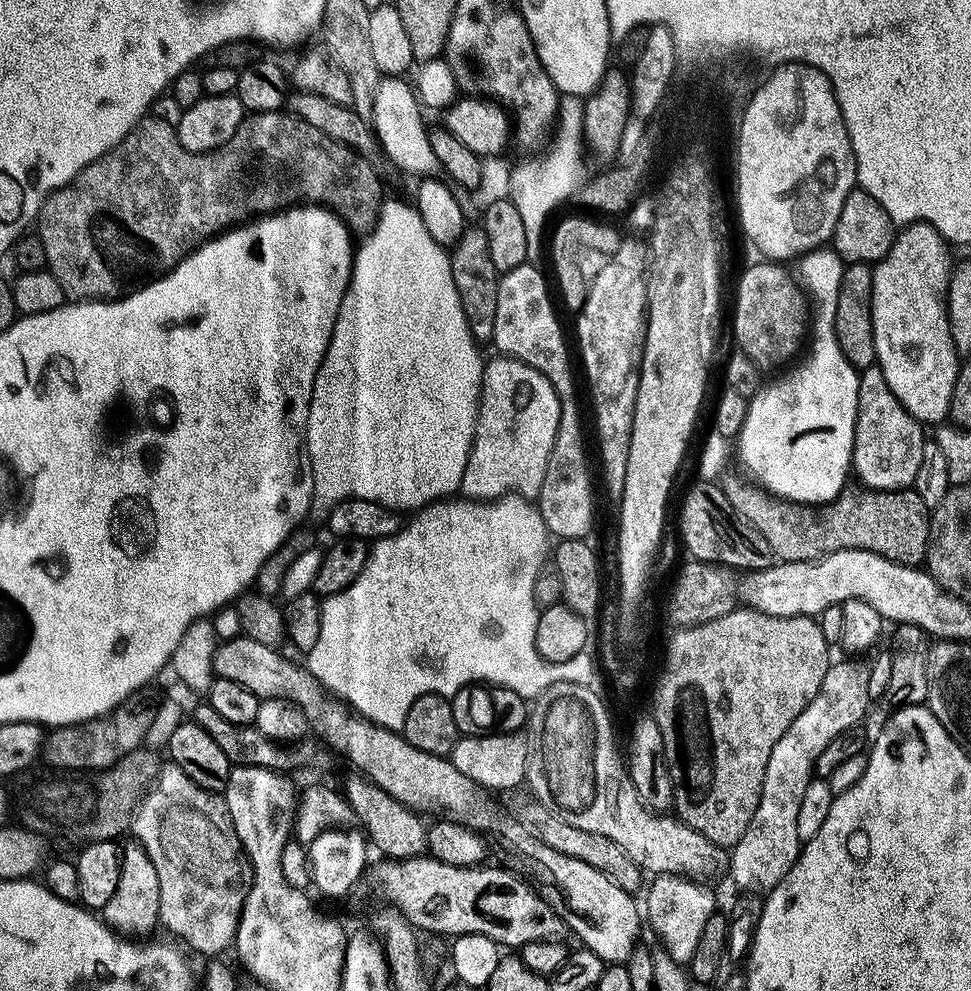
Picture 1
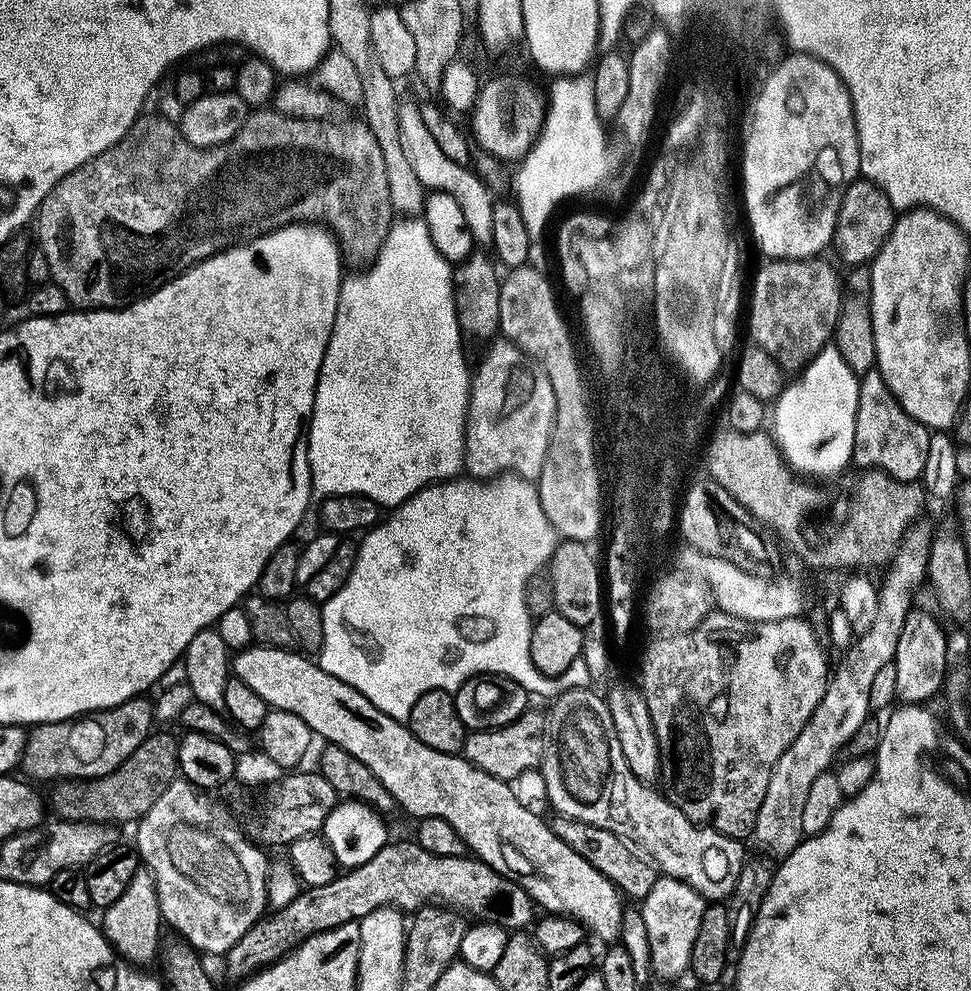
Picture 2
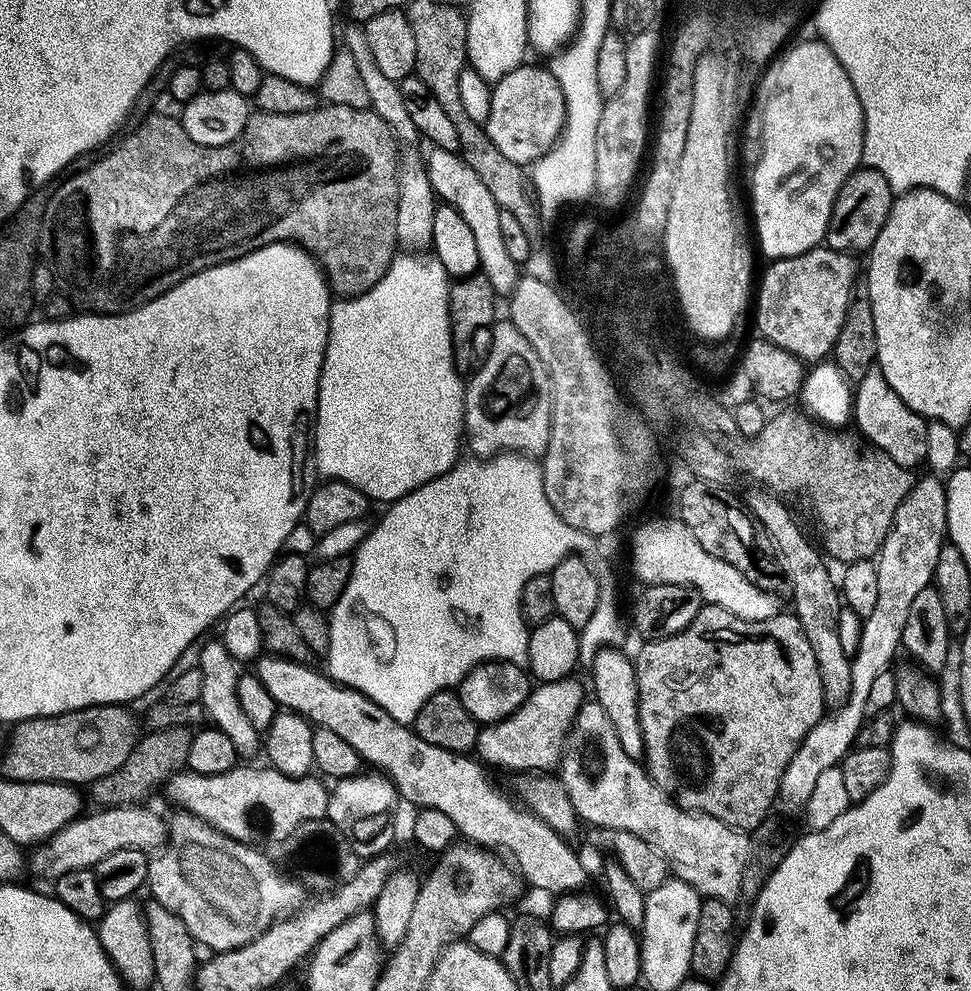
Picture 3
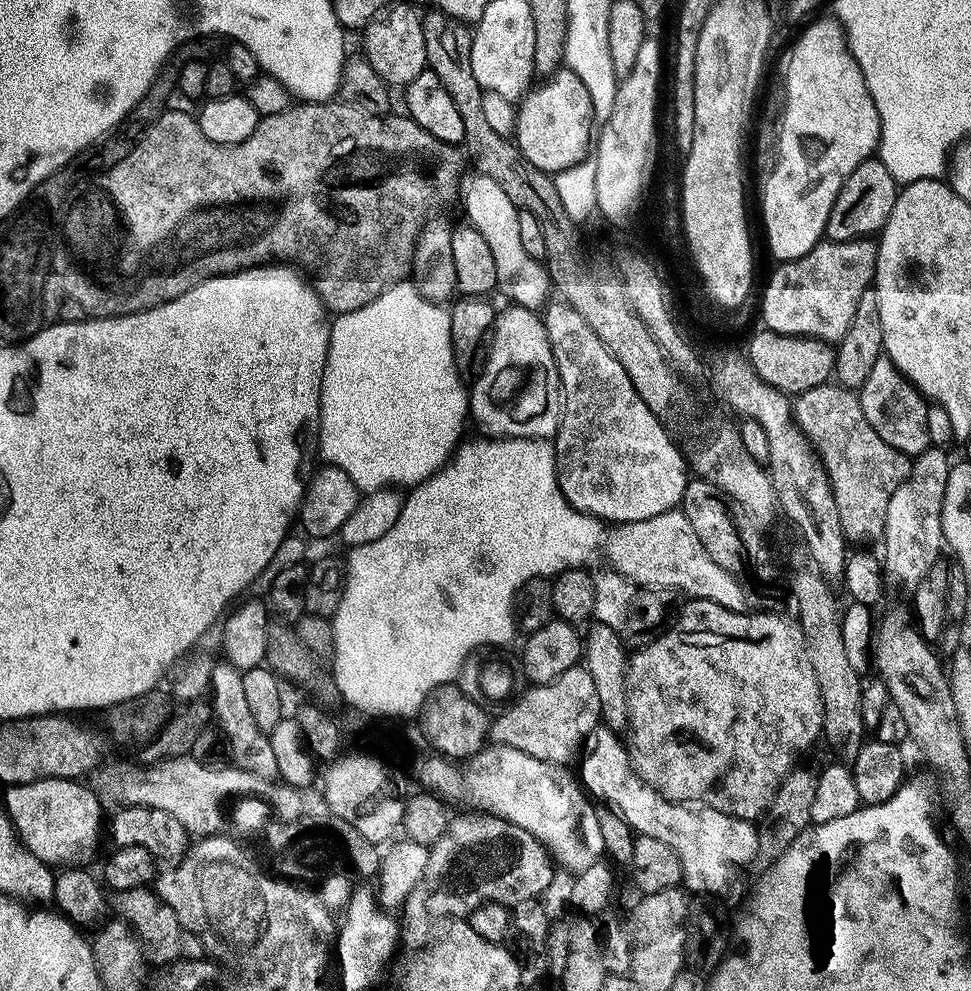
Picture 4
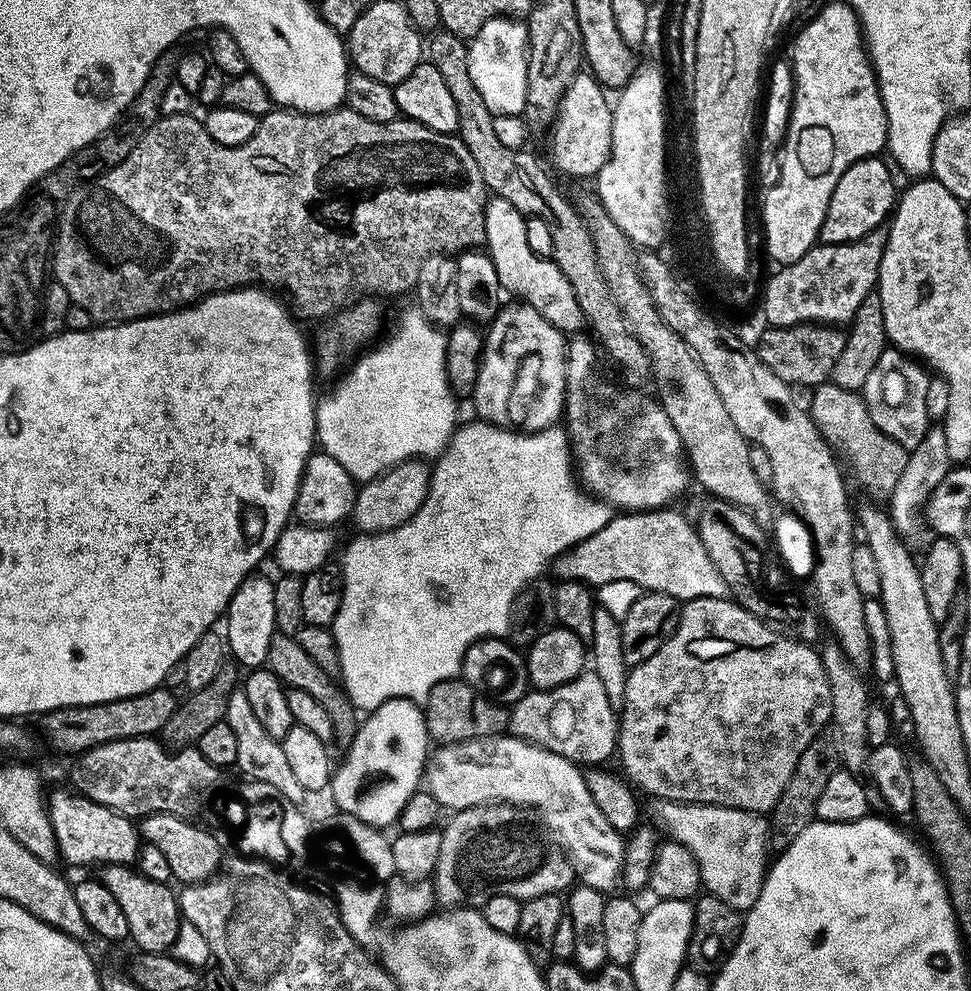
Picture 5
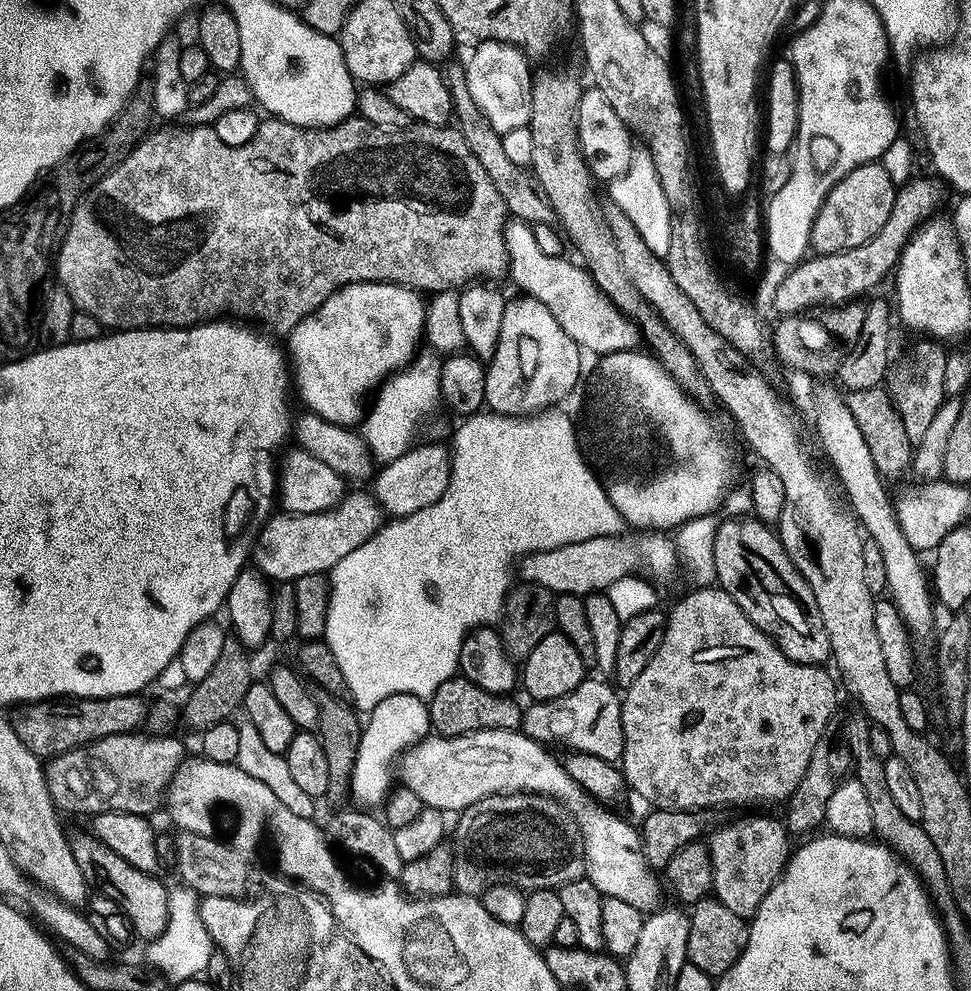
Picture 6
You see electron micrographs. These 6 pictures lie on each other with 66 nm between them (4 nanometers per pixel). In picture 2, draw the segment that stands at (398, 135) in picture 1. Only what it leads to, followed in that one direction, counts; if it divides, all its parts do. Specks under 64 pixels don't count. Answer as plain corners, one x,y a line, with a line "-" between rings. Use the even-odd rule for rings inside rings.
401,103
396,110
396,124
400,128
400,141
402,150
410,162
410,167
414,169
414,174
418,174
418,182
422,182
425,190
434,192
445,192
458,202
462,214
466,218
466,226
470,226
470,234
473,241
480,246
488,246
492,240
492,226
496,222
496,212
492,209
492,196
488,193
488,188
483,179
471,167
450,162
442,150
438,150
438,142
434,142
430,130
426,130
426,122
422,122
419,107
414,103

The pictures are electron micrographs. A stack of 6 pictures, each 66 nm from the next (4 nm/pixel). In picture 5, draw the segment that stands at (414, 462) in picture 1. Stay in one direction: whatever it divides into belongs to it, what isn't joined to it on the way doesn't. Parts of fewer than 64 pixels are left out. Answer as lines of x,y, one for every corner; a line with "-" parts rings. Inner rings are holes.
411,306
405,310
400,316
400,321
396,324
396,329
381,342
377,348
369,350
365,356
360,356
356,360
356,365
348,372
348,377
341,382
340,388
336,388
328,397
321,399
316,405
316,438
319,447
327,452
329,456
333,456
338,462
342,462
345,470
352,475
352,479
357,482
365,482
375,479
380,473
387,472
389,468
394,468
400,463
407,460
420,460
421,458
439,457
444,447
448,445
448,441
452,439
453,432
458,427
458,419
456,420
456,403
458,397
452,391
452,384
448,380
448,371
446,370
446,346
448,345
448,337
443,331
420,312
416,306

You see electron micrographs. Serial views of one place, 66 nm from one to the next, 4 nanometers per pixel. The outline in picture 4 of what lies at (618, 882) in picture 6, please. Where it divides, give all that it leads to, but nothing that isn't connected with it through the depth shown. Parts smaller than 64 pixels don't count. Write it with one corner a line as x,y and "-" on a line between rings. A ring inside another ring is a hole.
495,742
481,748
467,761
467,764
463,769
467,795
472,795
484,807
481,809
487,810
491,815
506,819
531,832
540,844
550,849
551,855
557,861
560,859
572,871
572,874
583,872
605,855
604,842
600,833
601,817
596,817
589,793
584,791
579,779
573,773
571,776
567,772
569,769
565,765
539,760
522,750
516,750
514,746

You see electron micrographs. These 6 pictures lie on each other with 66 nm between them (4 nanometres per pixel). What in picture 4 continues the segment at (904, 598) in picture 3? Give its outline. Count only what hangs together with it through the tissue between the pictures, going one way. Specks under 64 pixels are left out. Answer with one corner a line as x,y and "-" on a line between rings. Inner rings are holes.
929,446
924,449
922,455
915,457
906,482
902,482
902,486
898,486
898,490
894,490
894,494
890,498
890,506
886,506
886,522
882,537
882,545
884,544
882,563
884,571
891,581
894,579
900,584
915,586
941,559
940,548
945,547
944,531
942,530
942,502
946,494
948,475
952,469
950,459
948,460
948,456
944,452
947,451
943,447

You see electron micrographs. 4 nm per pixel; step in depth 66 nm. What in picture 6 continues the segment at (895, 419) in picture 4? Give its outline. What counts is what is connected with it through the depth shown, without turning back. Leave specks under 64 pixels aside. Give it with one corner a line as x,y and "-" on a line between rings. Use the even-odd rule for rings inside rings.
920,338
913,348
908,348
900,357
889,363
886,373
886,391
892,399
892,405
900,416
906,434
913,442
922,438
922,433
930,427
938,406
946,399
946,362
950,355
943,343
932,338

